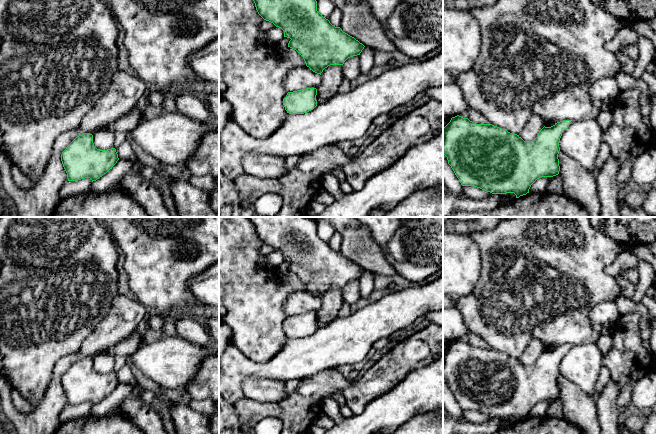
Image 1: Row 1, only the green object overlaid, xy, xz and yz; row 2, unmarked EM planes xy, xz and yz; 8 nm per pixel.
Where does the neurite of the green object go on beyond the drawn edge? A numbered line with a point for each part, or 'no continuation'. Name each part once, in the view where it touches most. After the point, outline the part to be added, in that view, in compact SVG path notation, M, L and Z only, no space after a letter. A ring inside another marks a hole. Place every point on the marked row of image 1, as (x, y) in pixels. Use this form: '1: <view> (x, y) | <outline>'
no continuation

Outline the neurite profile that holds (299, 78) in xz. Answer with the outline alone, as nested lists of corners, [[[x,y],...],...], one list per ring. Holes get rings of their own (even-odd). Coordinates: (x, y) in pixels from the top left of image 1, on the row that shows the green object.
[[[295,68],[289,71],[284,87],[288,92],[293,92],[306,88],[318,88],[322,83],[322,77],[309,68]]]

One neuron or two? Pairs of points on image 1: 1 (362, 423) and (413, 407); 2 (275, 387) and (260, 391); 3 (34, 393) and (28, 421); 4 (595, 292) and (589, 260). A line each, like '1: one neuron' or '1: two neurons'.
1: one neuron
2: one neuron
3: two neurons
4: one neuron

